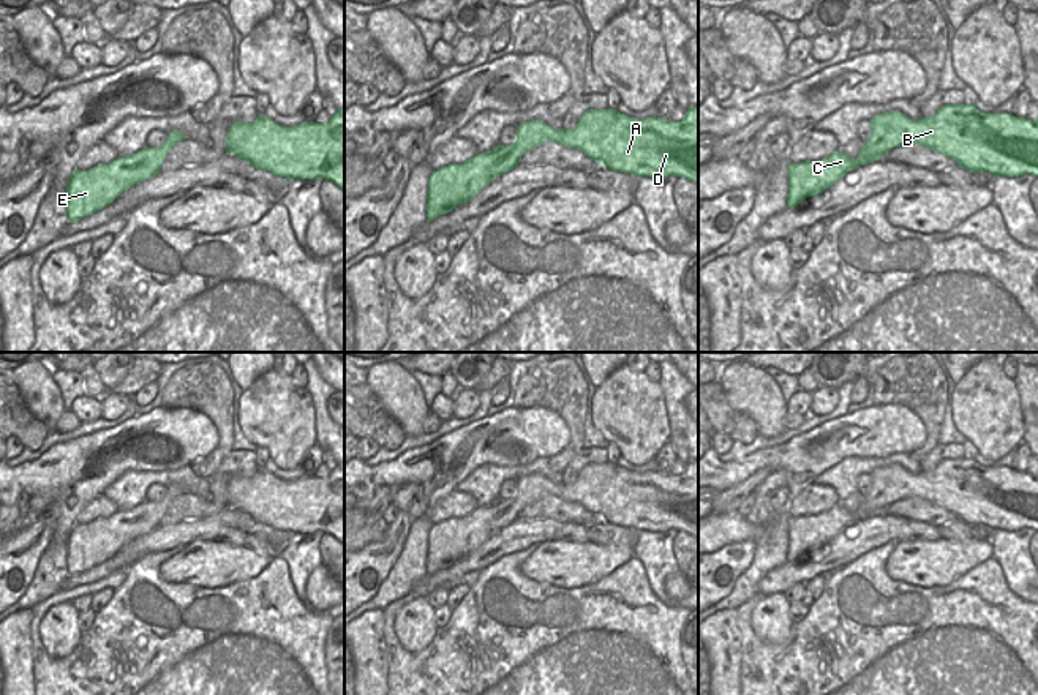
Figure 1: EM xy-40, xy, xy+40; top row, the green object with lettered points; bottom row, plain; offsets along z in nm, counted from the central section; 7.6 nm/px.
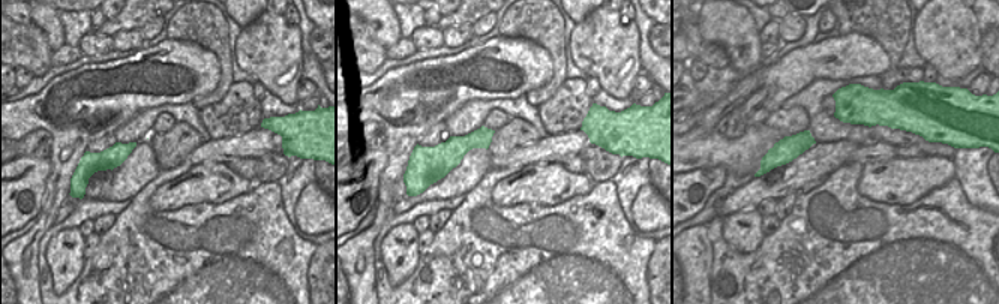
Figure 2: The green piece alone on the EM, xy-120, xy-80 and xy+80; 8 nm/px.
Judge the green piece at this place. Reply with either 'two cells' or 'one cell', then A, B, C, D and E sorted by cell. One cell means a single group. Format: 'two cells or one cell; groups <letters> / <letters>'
one cell; groups A B C D E

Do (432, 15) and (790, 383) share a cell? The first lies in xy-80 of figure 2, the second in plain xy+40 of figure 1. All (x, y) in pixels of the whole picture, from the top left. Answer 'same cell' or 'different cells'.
different cells

